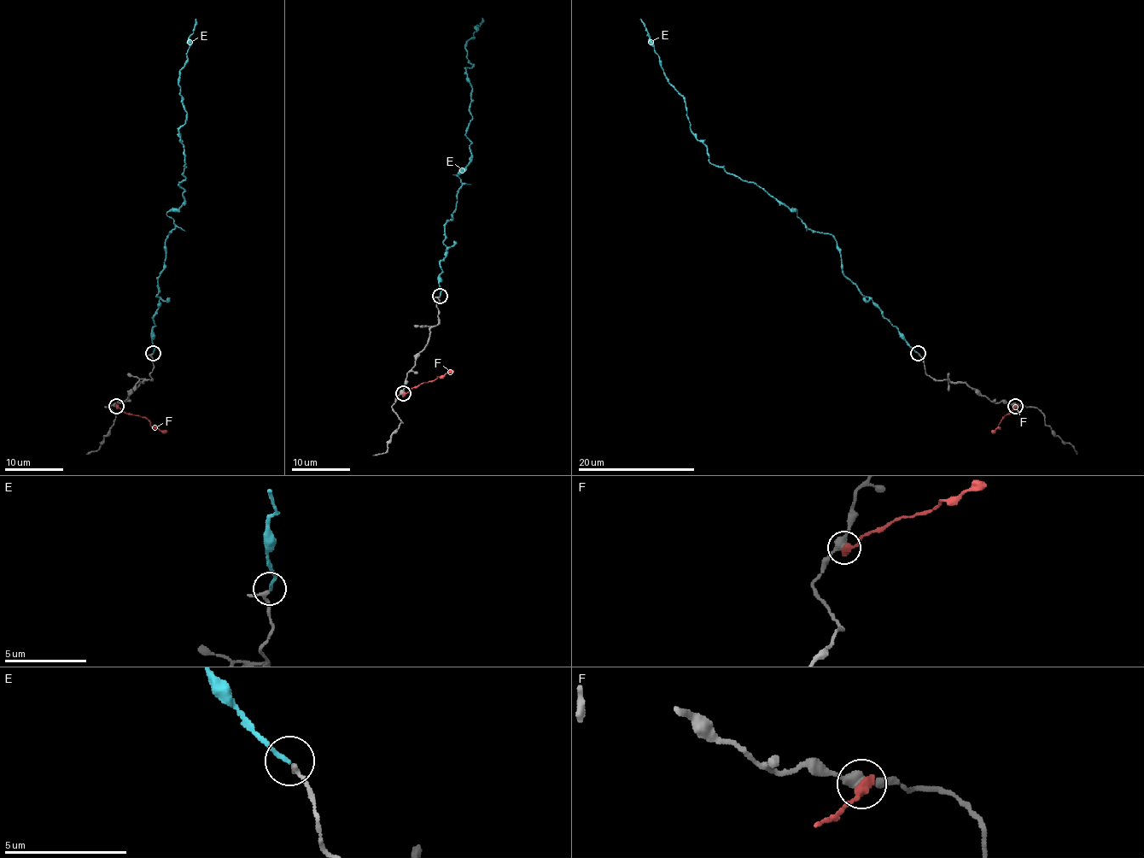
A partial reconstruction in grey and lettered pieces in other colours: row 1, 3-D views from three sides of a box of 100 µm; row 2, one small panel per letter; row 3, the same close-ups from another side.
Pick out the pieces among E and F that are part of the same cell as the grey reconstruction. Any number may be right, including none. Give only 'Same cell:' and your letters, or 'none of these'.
Same cell: E

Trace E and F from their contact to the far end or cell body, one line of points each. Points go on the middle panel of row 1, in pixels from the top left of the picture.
E: (440, 296), (444, 225), (462, 182), (453, 175), (469, 161), (466, 67), (474, 65), (464, 44), (482, 18)
F: (403, 394), (413, 386), (431, 382), (453, 370)

